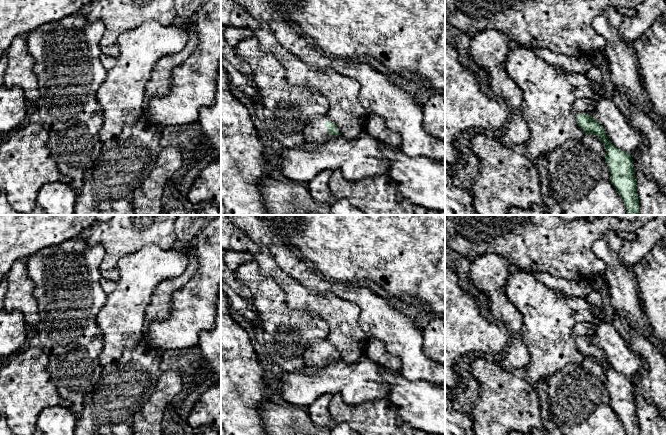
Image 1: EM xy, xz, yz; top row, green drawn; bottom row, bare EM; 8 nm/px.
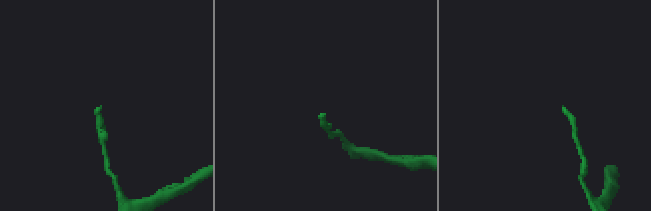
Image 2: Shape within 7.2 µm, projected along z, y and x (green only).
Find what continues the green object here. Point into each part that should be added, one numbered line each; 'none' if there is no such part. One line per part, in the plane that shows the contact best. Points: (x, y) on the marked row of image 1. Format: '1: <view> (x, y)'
1: xz (315, 133)

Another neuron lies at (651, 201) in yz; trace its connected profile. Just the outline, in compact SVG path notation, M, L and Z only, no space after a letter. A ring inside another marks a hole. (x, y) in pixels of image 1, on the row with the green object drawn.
M635 170L638 215L666 215L666 197L649 177Z

